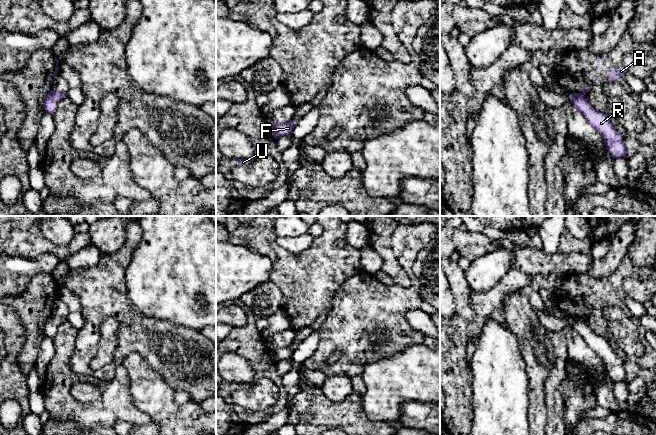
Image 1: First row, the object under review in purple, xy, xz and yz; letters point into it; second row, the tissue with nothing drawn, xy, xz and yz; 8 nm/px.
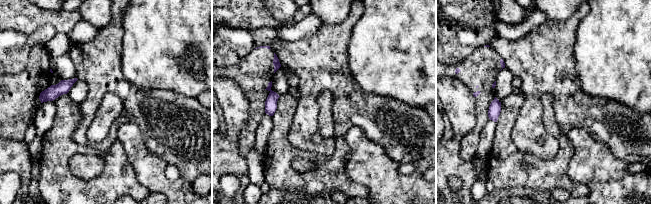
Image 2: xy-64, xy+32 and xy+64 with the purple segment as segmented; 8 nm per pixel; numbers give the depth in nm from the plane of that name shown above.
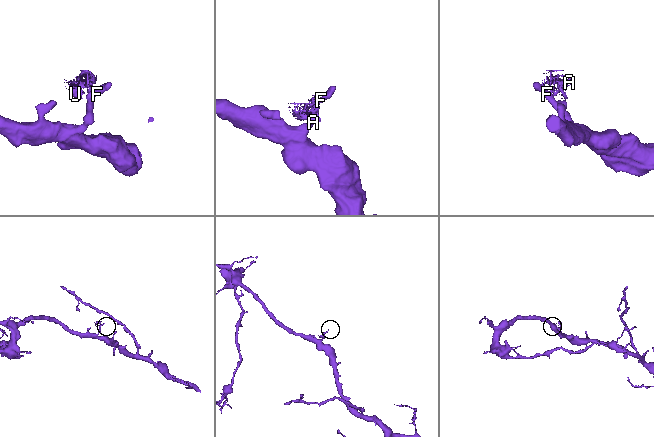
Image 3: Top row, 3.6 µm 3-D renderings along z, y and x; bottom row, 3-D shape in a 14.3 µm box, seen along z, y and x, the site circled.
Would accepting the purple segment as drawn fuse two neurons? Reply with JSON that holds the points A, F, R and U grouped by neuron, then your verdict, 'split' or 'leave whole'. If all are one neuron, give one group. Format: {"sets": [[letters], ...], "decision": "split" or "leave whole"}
{"sets": [["A", "U"], ["F", "R"]], "decision": "split"}

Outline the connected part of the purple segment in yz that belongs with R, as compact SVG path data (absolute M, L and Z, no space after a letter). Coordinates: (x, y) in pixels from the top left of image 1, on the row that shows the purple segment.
M571 93L570 101L584 115L588 123L603 137L607 149L614 158L626 158L623 137L613 128L610 119L596 111L582 93Z

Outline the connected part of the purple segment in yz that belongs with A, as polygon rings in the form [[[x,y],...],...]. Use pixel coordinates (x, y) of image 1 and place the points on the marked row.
[[[622,66],[620,69],[617,69],[617,70],[605,70],[605,74],[606,73],[609,74],[609,78],[607,82],[616,82],[615,77],[621,76],[624,78],[626,71]]]

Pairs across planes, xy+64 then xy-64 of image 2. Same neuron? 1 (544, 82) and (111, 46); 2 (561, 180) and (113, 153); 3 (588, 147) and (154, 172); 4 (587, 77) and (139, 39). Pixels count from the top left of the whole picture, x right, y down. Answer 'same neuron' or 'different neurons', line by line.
1: same neuron
2: same neuron
3: same neuron
4: same neuron

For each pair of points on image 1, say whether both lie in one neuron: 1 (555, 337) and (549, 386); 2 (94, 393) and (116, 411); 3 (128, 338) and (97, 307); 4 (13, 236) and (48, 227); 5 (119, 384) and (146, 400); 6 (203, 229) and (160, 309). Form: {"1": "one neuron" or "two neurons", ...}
{"1": "one neuron", "2": "two neurons", "3": "one neuron", "4": "two neurons", "5": "two neurons", "6": "one neuron"}

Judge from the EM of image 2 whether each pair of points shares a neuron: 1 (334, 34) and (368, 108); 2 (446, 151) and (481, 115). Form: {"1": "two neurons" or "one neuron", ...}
{"1": "one neuron", "2": "two neurons"}

